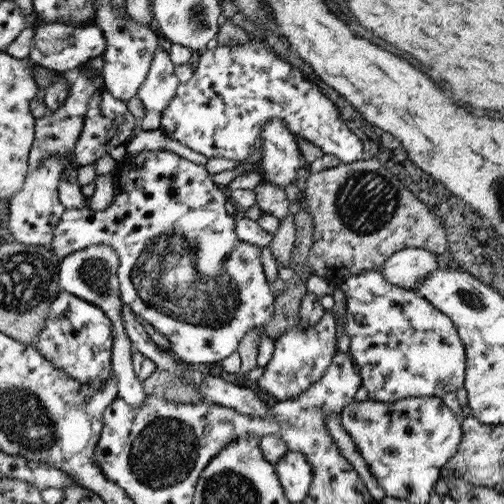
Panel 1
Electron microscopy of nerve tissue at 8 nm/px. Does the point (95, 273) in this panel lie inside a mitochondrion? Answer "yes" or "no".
yes

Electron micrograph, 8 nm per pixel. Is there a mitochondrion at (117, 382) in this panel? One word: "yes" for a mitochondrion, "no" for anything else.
no

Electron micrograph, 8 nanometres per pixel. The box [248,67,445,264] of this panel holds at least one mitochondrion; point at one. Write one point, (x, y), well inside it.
(365, 202)

